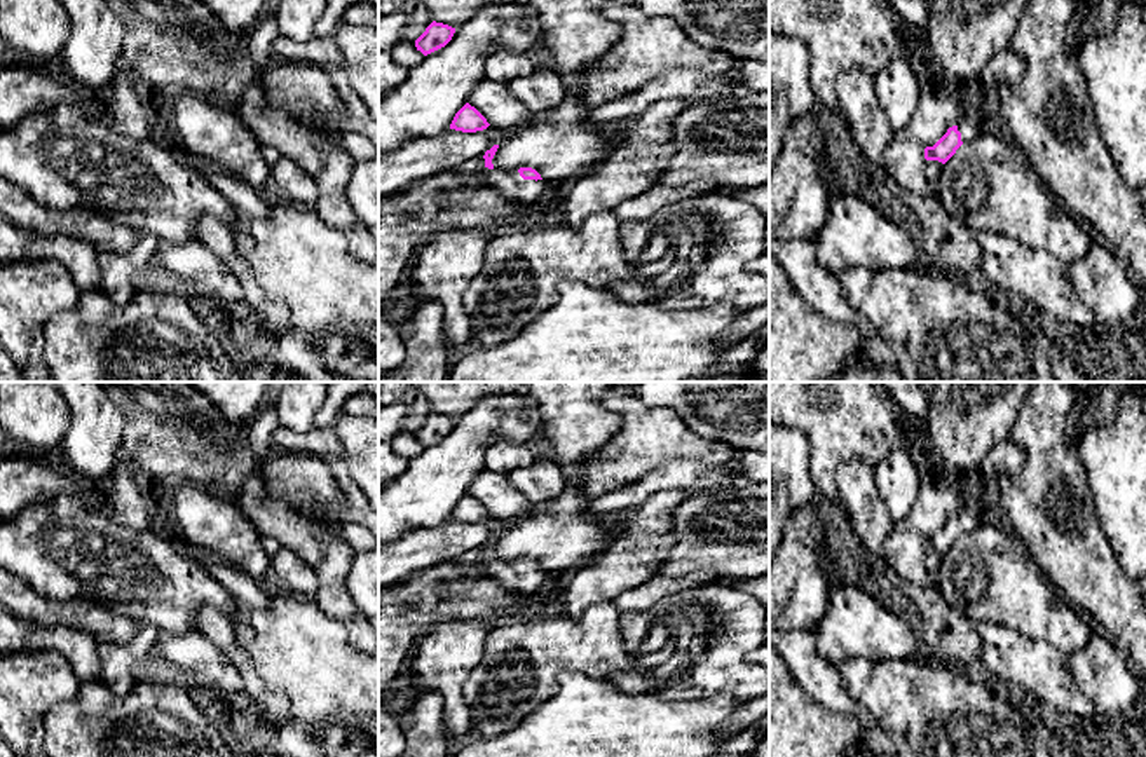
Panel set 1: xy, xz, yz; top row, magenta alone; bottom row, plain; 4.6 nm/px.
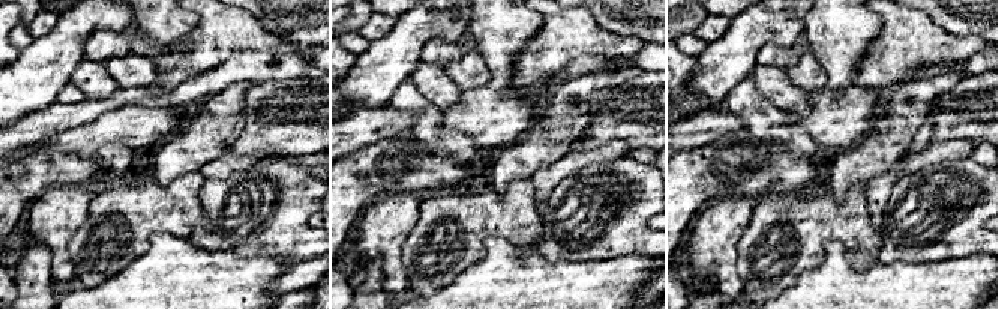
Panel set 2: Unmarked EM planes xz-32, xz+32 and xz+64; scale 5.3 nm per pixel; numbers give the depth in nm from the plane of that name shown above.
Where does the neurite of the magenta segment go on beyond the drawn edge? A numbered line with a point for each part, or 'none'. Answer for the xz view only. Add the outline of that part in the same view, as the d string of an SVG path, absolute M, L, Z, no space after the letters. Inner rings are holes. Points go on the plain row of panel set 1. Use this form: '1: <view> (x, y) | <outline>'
1: xz (529, 583) | M518 560L492 565L492 576L508 590L523 597L541 597L549 590L553 576L544 570L523 570Z

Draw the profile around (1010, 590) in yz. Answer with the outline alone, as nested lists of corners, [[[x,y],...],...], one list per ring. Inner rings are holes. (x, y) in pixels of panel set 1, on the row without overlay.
[[[996,516],[956,541],[942,556],[935,584],[973,624],[1013,628],[1066,656],[1083,649],[1092,637],[1085,616],[1041,576]]]

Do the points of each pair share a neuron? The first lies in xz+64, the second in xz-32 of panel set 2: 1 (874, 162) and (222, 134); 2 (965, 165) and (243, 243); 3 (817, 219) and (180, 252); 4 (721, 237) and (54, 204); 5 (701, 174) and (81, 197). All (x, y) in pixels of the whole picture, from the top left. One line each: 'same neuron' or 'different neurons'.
1: same neuron
2: same neuron
3: different neurons
4: same neuron
5: different neurons

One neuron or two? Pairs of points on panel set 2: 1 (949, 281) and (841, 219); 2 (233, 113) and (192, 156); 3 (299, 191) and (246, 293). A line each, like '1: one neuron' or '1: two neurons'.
1: two neurons
2: one neuron
3: two neurons

